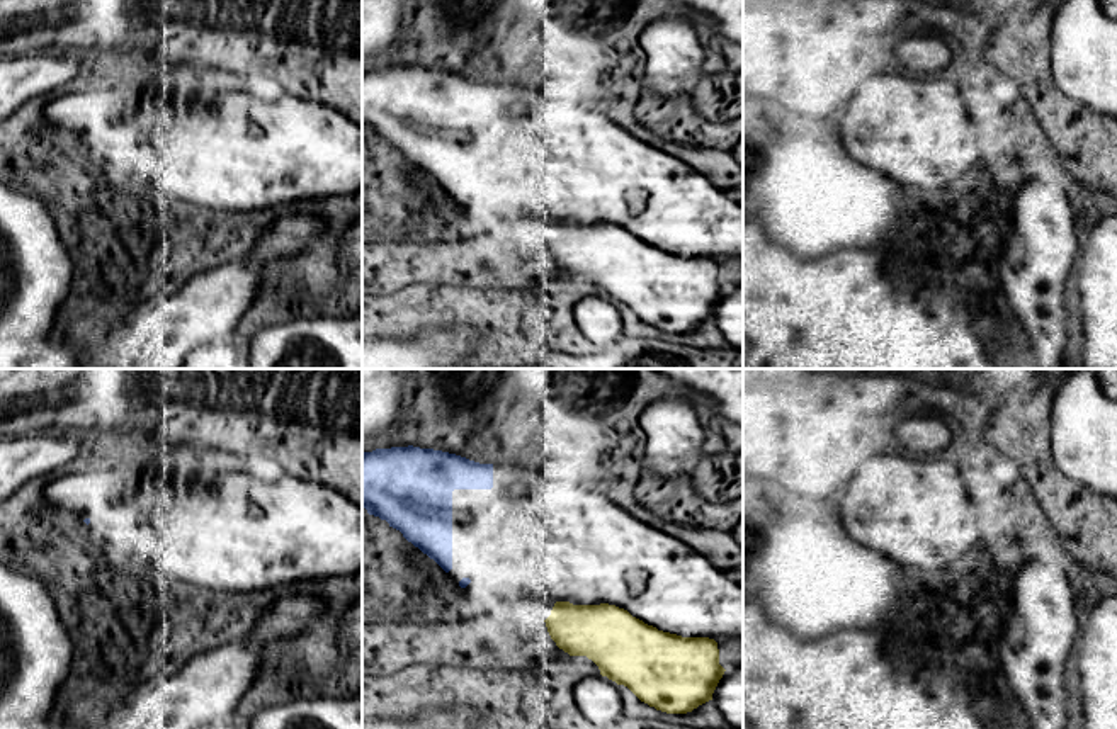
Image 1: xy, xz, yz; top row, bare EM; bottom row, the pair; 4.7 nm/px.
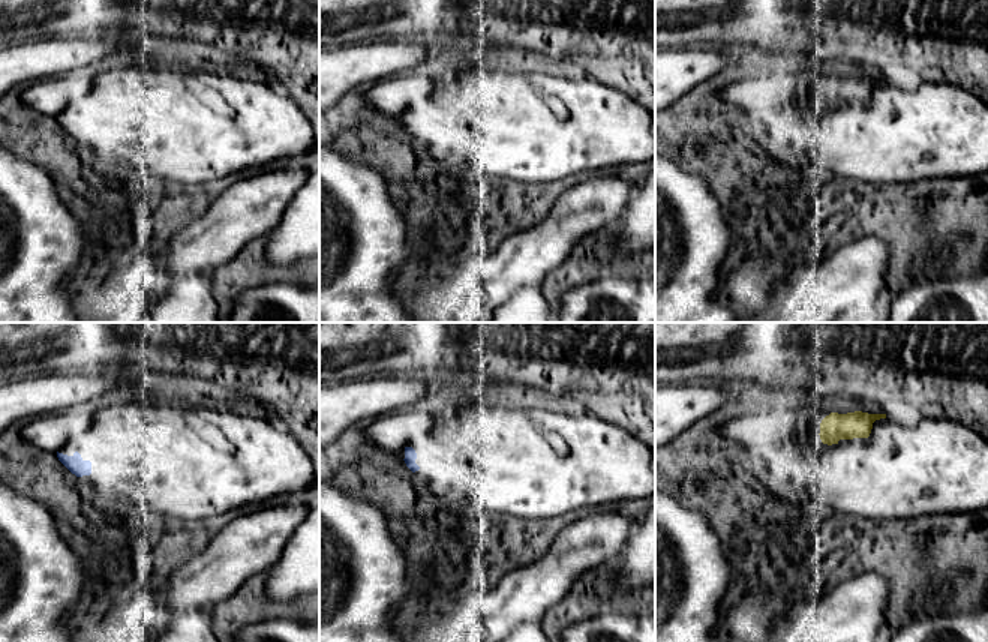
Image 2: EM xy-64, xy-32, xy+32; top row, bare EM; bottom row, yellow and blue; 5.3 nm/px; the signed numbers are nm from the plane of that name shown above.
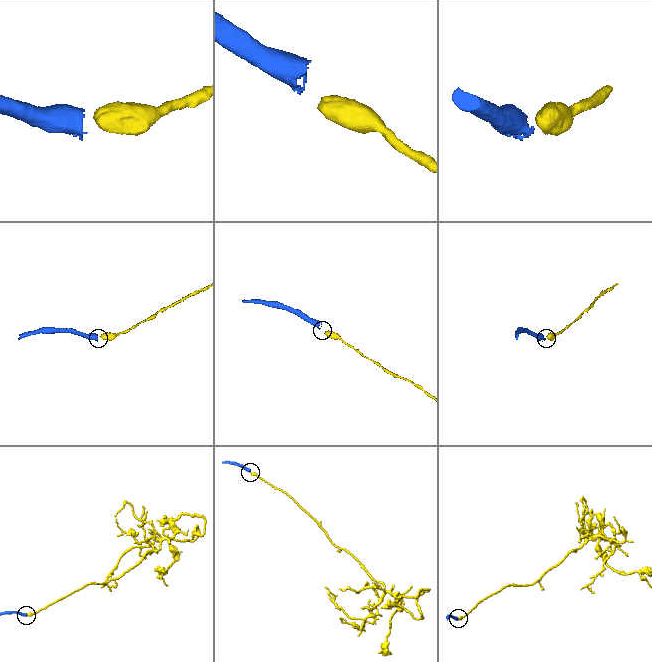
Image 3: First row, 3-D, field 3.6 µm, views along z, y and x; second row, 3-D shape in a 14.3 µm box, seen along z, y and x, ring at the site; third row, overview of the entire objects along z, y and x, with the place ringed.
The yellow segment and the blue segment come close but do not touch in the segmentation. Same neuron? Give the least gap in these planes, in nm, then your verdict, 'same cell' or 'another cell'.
gap 400 nm; another cell

